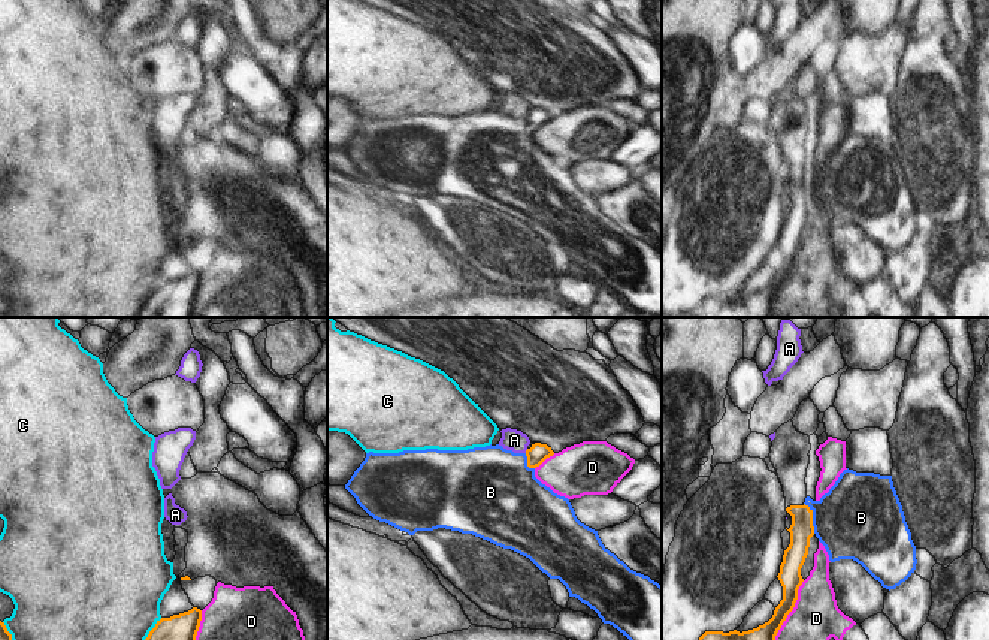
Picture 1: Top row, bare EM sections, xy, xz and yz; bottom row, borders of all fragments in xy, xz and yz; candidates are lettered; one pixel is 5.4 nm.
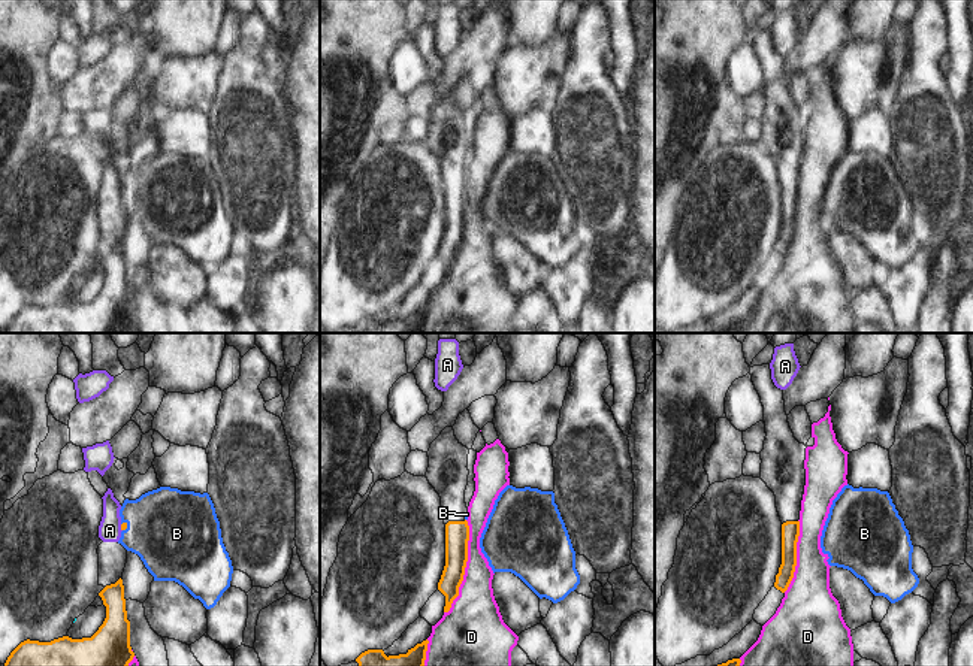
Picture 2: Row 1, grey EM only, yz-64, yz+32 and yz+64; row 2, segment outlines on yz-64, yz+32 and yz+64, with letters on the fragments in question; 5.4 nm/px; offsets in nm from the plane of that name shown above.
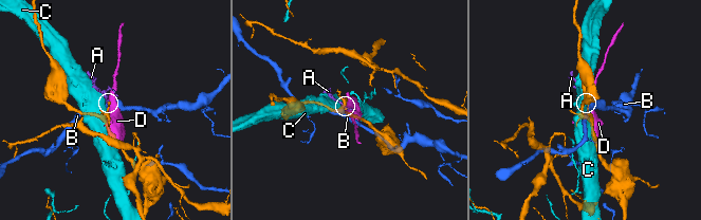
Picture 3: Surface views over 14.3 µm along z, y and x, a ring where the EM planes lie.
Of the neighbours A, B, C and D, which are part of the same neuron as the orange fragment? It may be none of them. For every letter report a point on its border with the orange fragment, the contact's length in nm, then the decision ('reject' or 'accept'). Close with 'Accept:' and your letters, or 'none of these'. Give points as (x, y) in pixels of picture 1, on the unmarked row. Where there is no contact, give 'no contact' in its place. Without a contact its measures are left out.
A: contact xz (526, 115); length 30 nm; reject
B: contact yz (811, 183); length 180 nm; reject
C: contact xy (148, 299); length 220 nm; reject
D: contact yz (786, 281); length 420 nm; reject
Accept: none of these

